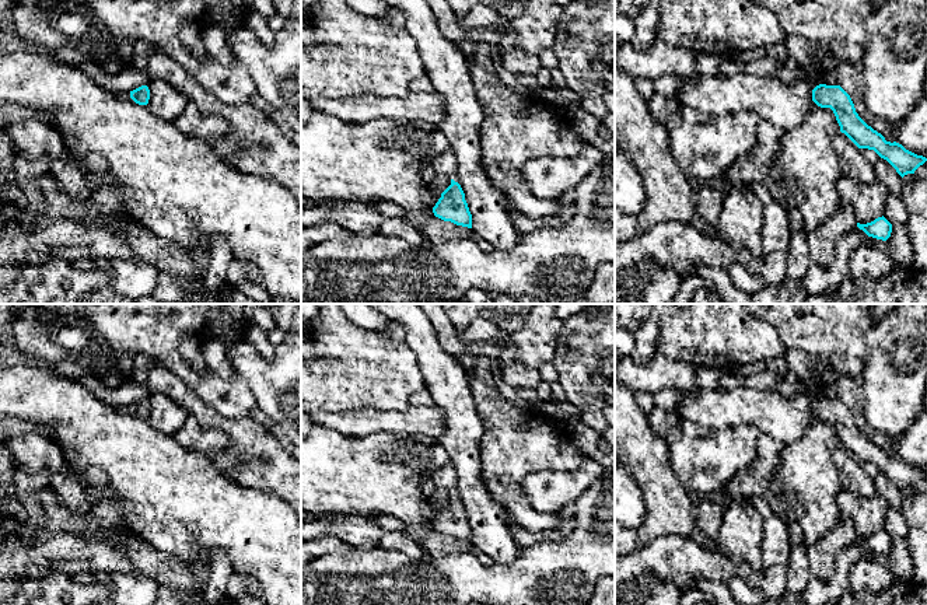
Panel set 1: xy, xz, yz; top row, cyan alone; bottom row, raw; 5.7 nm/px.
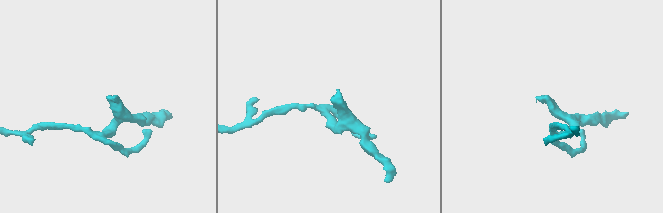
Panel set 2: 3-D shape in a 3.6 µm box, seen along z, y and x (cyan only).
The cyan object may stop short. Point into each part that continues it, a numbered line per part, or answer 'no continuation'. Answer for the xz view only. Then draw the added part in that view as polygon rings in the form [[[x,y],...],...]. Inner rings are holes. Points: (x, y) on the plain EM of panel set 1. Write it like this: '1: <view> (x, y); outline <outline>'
1: xz (445, 479); outline [[[451,464],[441,468],[433,476],[433,482],[435,485],[435,490],[430,499],[435,506],[442,507],[451,499],[452,493],[458,496],[456,473]]]

